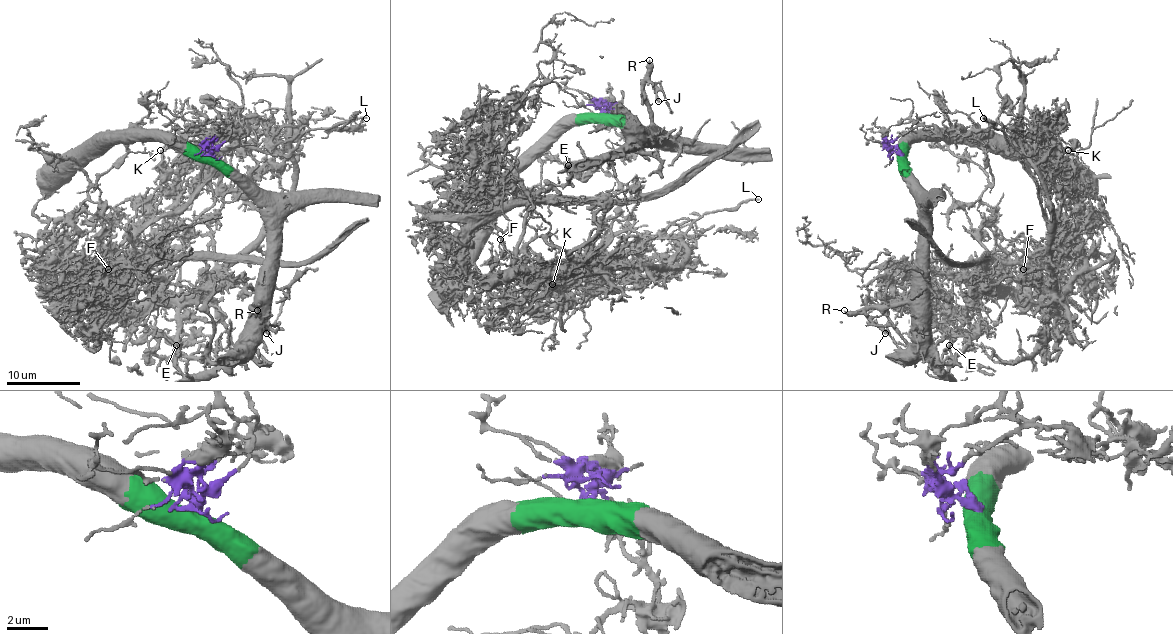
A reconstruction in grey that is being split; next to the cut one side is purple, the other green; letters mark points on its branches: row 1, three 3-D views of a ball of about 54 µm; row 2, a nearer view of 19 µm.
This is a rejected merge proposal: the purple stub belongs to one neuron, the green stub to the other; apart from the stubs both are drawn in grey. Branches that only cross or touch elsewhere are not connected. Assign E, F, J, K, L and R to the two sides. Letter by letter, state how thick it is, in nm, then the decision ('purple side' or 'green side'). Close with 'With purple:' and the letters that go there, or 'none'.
E: 280 nm thick; green side
F: 110 nm thick; purple side
J: 280 nm thick; green side
K: 190 nm thick; purple side
L: 170 nm thick; purple side
R: 320 nm thick; green side
With purple: F, K, L

